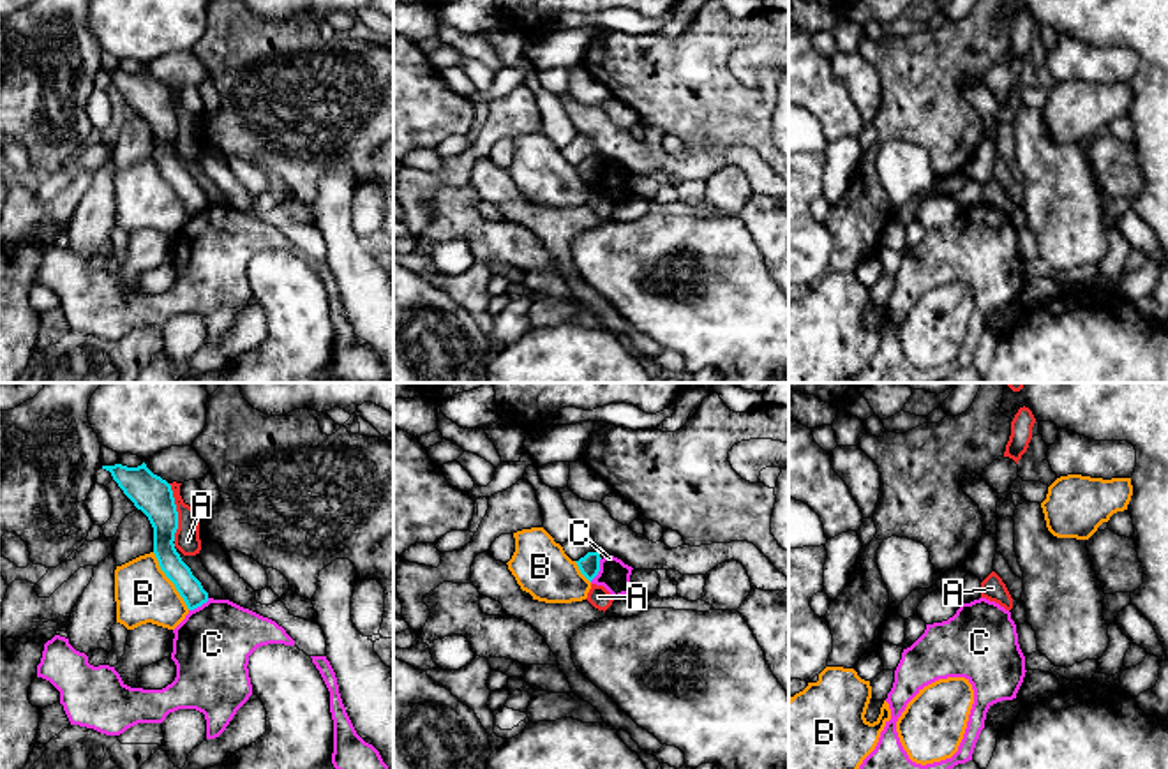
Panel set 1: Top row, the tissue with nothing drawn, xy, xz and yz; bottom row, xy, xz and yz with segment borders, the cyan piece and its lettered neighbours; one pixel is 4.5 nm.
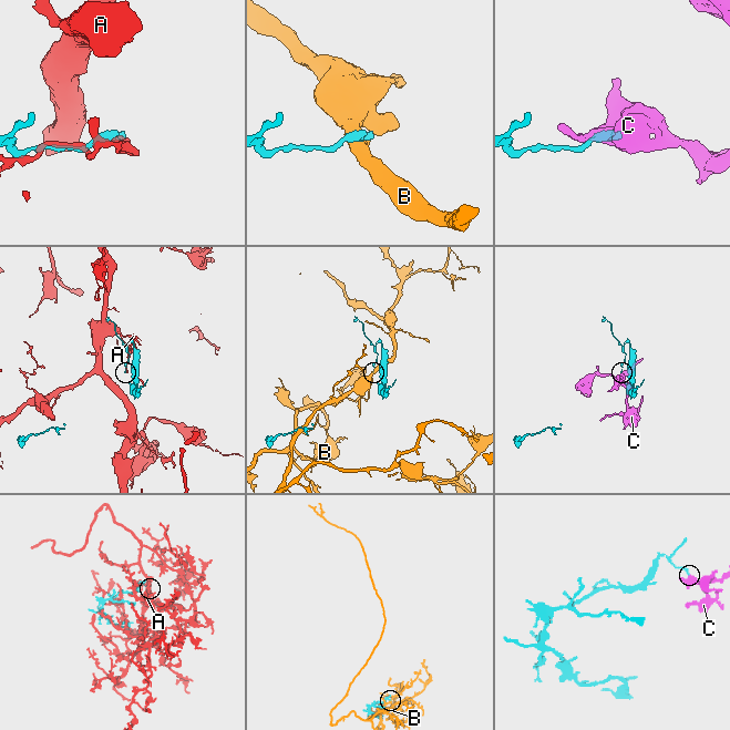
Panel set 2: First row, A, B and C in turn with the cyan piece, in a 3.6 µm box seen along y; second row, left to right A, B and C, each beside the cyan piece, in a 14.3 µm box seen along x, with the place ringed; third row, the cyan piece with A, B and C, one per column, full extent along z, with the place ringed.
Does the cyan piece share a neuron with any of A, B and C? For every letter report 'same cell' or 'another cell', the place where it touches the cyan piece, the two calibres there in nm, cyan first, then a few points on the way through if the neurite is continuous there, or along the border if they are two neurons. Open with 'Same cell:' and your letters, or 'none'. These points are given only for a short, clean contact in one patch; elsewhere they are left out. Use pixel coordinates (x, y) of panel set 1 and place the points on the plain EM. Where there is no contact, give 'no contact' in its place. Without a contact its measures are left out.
Same cell: none
A: another cell | xy (177, 117) | 170/110 nm
B: another cell | xy (170, 184) | 120/260 nm | along xy (152, 157), (159, 173), (189, 214)
C: another cell | xz (598, 175) | 100/140 nm | along xz (600, 163), (600, 173), (590, 186)

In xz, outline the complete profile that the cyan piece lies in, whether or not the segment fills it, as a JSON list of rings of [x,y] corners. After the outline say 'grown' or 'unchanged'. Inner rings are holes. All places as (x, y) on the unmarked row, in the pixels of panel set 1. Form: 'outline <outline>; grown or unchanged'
outline [[[588,157],[577,168],[580,178],[591,187],[600,176],[600,157]]]; unchanged

